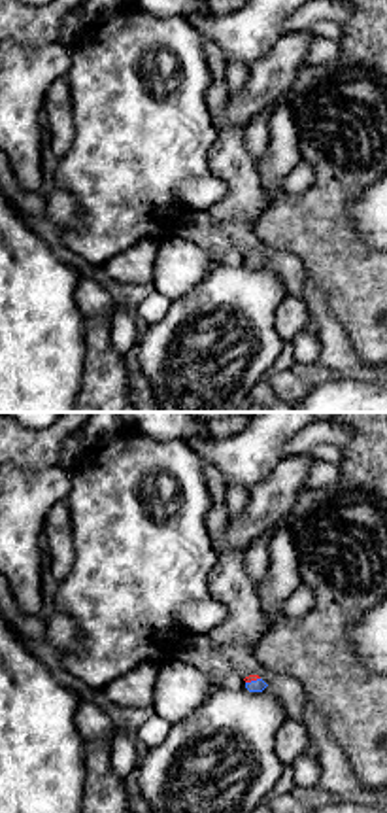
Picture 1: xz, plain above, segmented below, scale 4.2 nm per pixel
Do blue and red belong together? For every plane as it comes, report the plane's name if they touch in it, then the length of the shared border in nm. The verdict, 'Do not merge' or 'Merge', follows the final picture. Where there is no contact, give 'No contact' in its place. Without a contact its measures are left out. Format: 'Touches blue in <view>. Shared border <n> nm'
Touches blue in xz. Shared border 70 nm

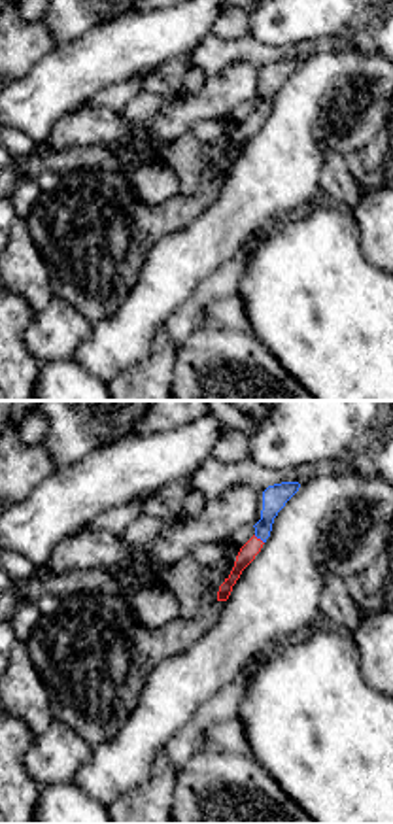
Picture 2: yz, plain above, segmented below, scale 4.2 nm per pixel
Touches blue in yz. Shared border 60 nm

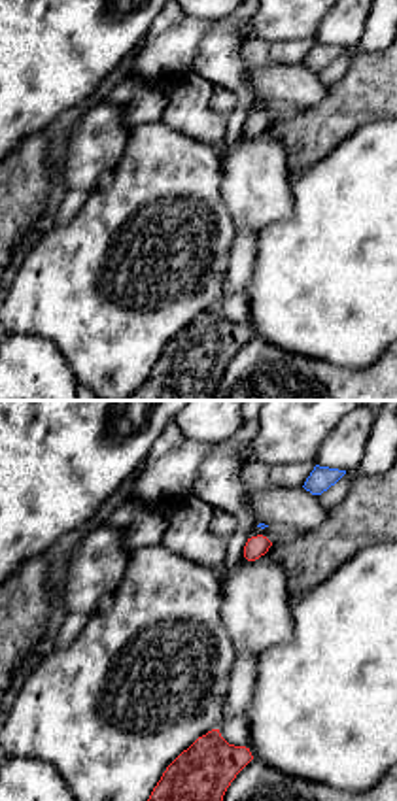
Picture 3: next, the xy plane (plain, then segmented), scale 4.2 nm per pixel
No contact

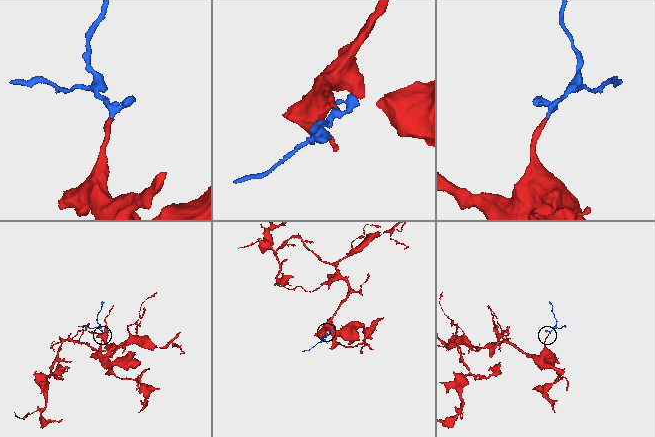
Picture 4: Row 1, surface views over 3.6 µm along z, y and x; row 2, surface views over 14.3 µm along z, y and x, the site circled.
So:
Merge

